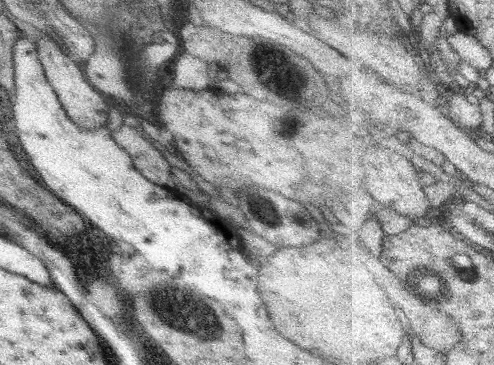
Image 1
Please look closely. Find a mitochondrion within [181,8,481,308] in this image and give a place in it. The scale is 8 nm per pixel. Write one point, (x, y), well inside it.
(272, 72)

